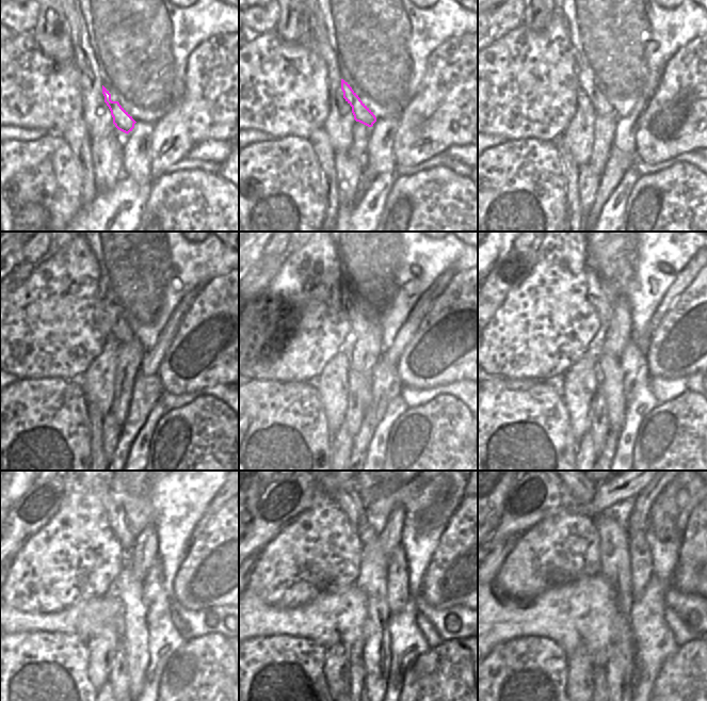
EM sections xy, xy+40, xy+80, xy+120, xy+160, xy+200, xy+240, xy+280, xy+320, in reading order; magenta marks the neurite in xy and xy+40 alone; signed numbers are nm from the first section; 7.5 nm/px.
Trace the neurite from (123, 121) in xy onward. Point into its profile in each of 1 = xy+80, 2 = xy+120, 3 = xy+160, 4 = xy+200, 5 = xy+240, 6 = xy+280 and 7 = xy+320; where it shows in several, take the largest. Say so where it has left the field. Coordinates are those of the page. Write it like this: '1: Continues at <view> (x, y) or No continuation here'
1: Continues at xy+80 (601, 107)
2: Continues at xy+120 (118, 329)
3: Continues at xy+160 (358, 322)
4: Continues at xy+200 (603, 305)
5: Continues at xy+240 (113, 508)
6: Continues at xy+280 (347, 495)
7: Continues at xy+320 (583, 492)

